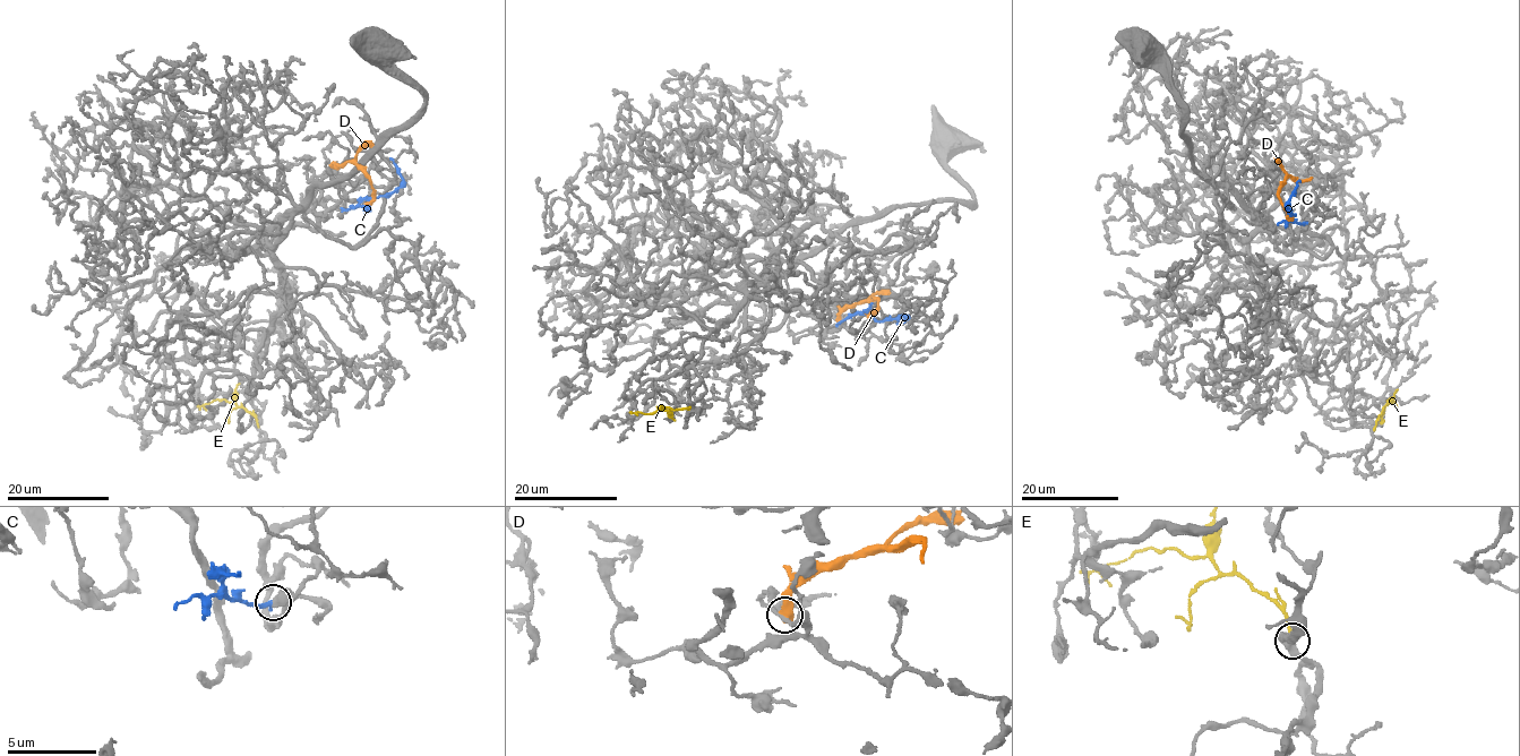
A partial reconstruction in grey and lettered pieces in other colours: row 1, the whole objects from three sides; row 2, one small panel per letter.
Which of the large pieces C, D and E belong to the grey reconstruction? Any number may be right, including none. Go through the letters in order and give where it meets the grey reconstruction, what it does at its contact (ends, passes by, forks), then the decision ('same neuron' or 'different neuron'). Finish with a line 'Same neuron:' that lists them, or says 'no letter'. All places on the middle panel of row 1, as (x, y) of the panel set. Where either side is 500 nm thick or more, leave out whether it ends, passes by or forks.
C: meets grey at (838, 324); it ends there; same neuron
D: meets grey at (838, 320); different neuron
E: meets grey at (689, 407); it ends there; different neuron
Same neuron: C

